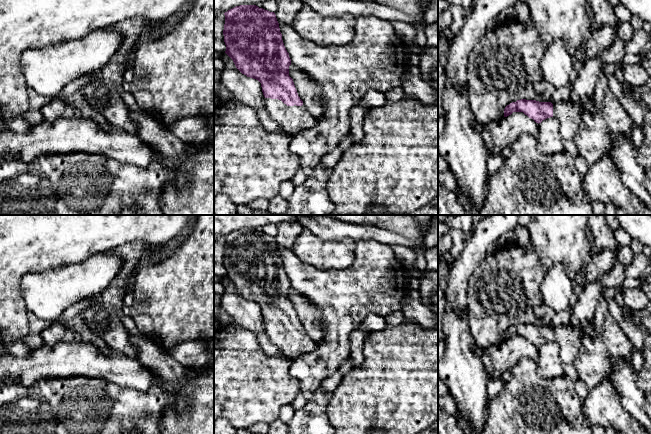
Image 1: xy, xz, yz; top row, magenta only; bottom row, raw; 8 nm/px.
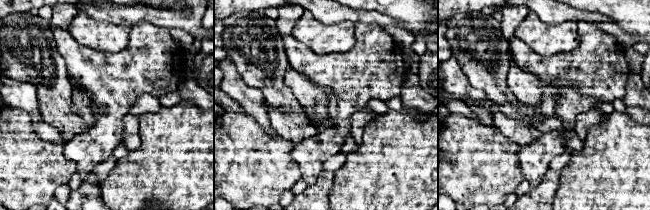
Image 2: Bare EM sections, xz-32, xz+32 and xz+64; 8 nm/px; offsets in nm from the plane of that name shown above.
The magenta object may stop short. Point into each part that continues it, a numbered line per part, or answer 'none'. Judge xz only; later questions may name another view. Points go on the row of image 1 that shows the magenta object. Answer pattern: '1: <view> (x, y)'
1: xz (294, 119)

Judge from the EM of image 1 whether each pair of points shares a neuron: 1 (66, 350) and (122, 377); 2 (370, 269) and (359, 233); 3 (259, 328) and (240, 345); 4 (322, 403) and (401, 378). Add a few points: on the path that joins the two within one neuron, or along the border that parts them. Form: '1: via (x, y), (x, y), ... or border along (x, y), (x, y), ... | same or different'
1: via (80, 358), (90, 362), (108, 364) | same
2: border along (355, 241), (375, 240), (384, 245) | different
3: border along (238, 325), (249, 329), (266, 353) | different
4: border along (332, 392), (326, 411), (329, 423) | different

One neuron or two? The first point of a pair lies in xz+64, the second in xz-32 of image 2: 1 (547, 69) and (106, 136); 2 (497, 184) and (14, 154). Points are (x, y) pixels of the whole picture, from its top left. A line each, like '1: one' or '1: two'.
1: one
2: one

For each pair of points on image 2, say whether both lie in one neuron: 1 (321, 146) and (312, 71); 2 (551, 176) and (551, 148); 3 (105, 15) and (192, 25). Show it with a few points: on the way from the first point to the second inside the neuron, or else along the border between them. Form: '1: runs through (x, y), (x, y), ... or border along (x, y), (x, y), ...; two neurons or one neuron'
1: runs through (340, 126), (340, 94), (332, 86); one neuron
2: border along (549, 169), (533, 187); two neurons
3: runs through (127, 14), (148, 14), (170, 20); one neuron

